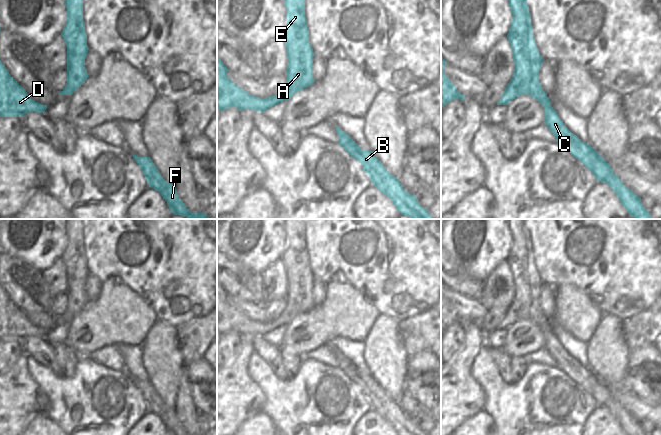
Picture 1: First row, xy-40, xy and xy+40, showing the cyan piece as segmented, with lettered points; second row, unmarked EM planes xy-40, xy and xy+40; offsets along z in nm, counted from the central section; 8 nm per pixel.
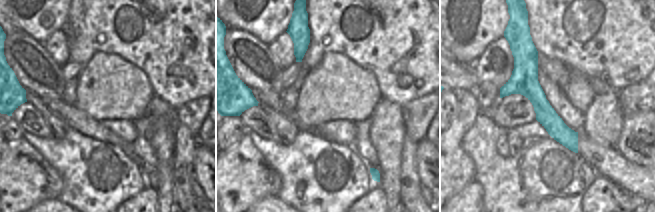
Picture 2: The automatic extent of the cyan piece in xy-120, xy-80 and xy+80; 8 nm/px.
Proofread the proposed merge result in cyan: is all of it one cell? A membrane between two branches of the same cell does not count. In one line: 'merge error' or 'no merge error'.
merge error

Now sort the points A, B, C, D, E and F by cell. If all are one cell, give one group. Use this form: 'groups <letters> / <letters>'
groups A B C E F / D

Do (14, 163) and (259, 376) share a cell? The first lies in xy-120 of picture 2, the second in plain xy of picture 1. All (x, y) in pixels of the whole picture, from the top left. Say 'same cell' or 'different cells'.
different cells

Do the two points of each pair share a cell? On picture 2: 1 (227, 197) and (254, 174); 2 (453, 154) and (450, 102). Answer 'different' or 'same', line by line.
1: same
2: different

